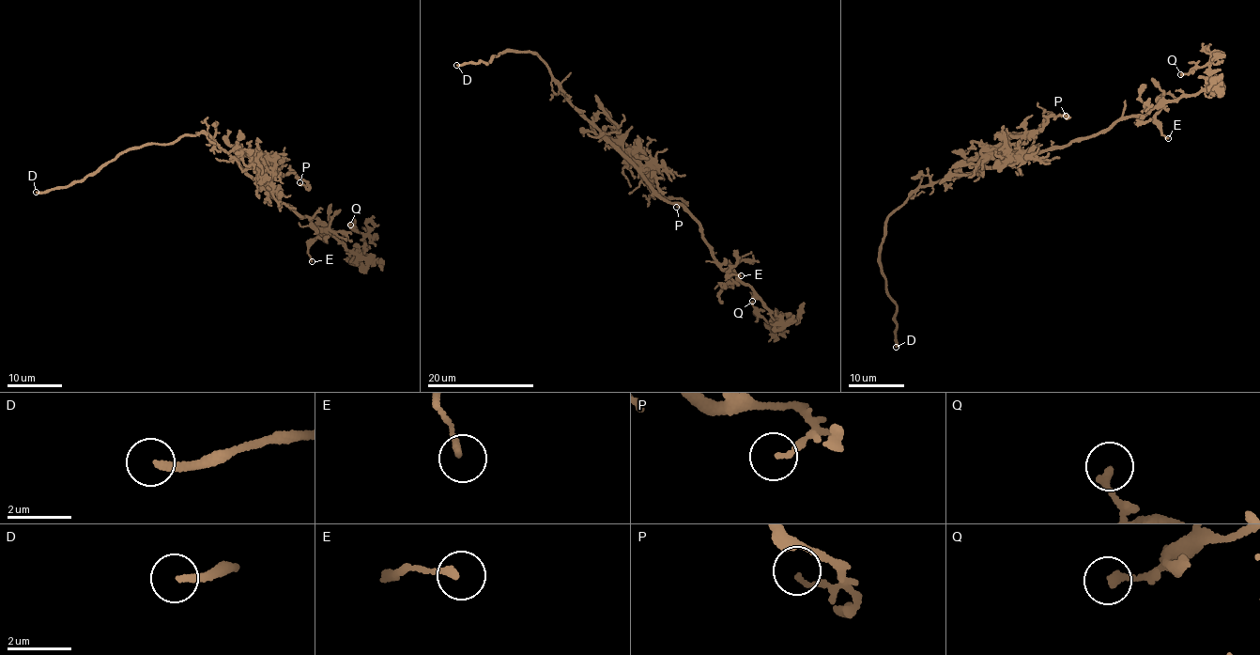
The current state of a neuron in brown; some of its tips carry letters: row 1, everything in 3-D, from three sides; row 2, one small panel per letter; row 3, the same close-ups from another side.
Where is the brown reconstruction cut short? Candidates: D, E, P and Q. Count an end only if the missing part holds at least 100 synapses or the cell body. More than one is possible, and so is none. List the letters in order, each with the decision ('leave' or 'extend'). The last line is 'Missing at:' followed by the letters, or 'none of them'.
D: extend
E: leave
P: leave
Q: leave
Missing at: D

